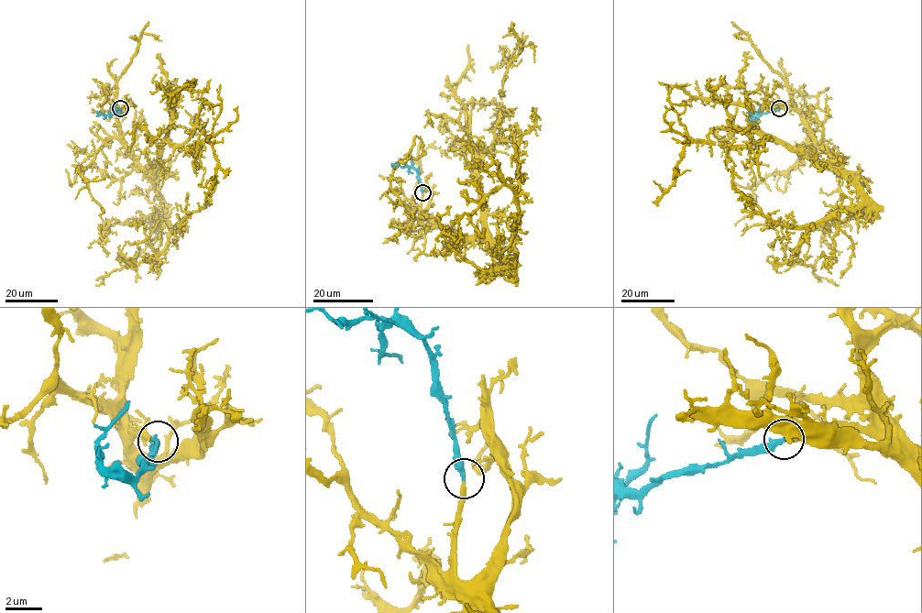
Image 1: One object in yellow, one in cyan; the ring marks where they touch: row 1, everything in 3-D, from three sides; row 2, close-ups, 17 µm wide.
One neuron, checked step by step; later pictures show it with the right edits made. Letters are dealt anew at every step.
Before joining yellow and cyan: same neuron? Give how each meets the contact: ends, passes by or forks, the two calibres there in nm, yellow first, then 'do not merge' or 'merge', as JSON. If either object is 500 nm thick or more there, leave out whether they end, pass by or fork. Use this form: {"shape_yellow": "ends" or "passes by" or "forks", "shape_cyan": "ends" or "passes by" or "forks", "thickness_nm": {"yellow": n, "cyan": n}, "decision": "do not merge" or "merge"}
{"shape_yellow": "ends", "shape_cyan": "ends", "thickness_nm": {"yellow": 280, "cyan": 320}, "decision": "merge"}

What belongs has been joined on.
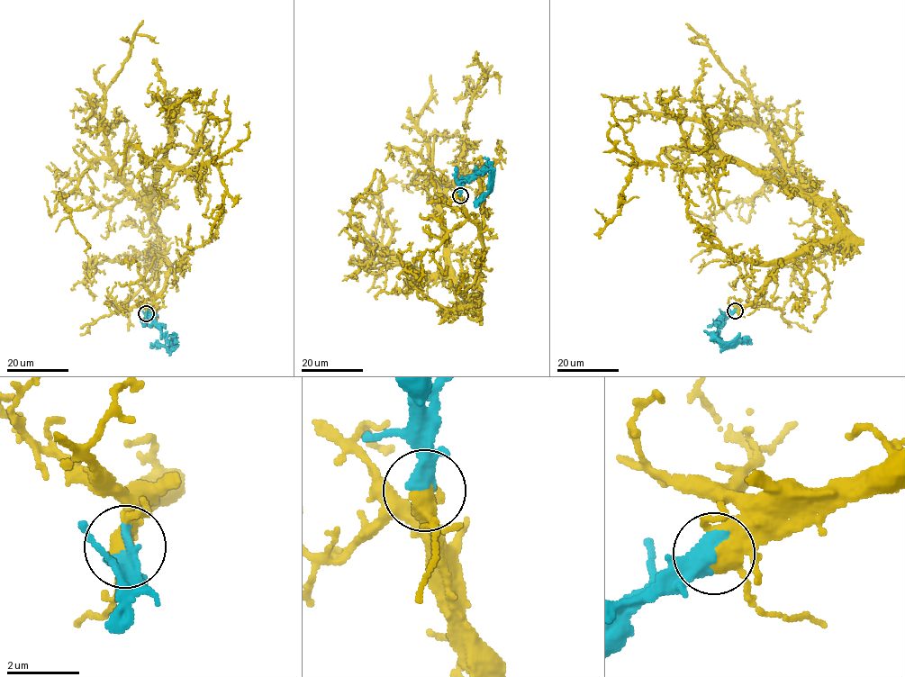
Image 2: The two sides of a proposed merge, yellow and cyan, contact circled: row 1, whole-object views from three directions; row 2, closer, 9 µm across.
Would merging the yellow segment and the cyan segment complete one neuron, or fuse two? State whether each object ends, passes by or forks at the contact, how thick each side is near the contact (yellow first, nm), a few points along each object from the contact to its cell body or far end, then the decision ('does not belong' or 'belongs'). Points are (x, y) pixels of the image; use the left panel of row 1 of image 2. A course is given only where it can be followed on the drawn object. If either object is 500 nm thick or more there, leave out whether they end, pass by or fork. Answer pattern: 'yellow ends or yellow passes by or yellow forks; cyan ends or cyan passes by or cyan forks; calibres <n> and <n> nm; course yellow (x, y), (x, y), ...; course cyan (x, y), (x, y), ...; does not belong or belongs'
calibres 400 and 500 nm; course yellow (146, 312), (168, 272), (149, 212), (158, 169), (214, 164), (226, 189), (212, 218), (220, 204); course cyan (146, 312), (172, 344), (168, 348), (158, 345), (149, 347); belongs

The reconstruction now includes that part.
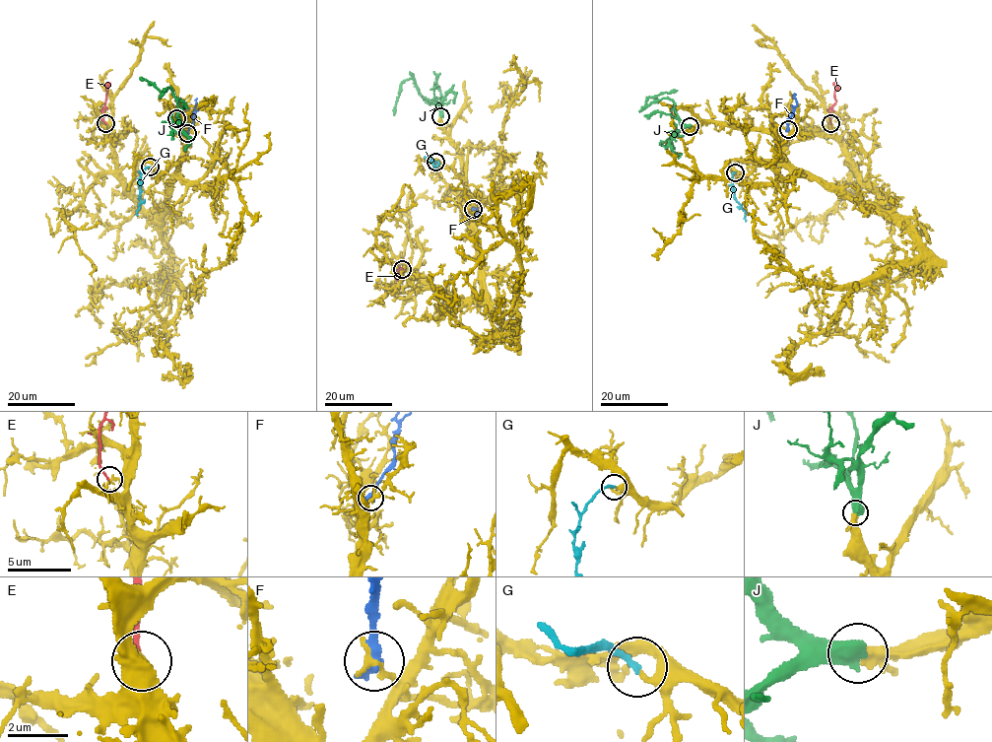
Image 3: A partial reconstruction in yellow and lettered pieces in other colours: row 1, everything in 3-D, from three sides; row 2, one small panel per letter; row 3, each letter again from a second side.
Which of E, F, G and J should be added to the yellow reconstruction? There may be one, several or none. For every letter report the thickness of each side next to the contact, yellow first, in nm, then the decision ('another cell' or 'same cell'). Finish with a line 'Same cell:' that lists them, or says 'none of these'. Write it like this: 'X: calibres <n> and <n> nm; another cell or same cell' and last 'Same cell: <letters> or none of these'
E: calibres 240 and 180 nm; another cell
F: calibres 260 and 500 nm; another cell
G: calibres 240 and 190 nm; same cell
J: calibres 280 and 650 nm; same cell
Same cell: G, J

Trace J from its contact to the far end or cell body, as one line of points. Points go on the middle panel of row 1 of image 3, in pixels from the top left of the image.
J: (440, 116), (437, 105), (425, 100), (412, 79), (401, 84), (393, 114)

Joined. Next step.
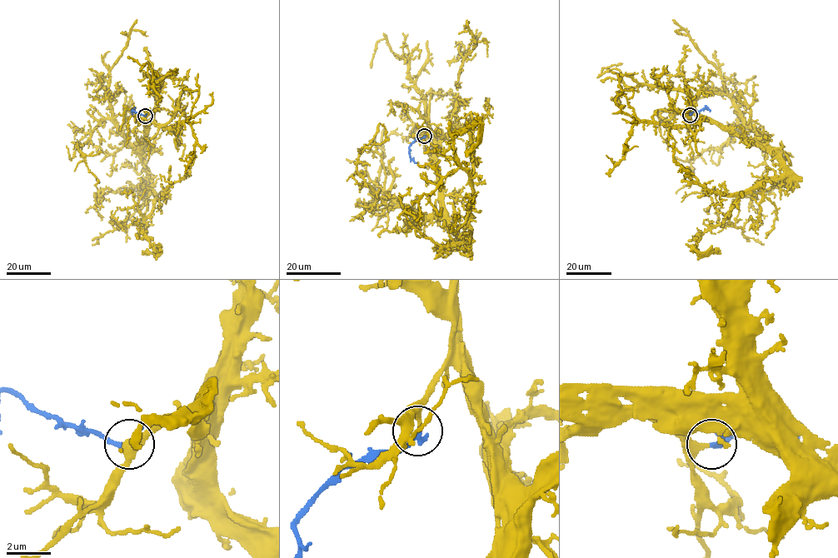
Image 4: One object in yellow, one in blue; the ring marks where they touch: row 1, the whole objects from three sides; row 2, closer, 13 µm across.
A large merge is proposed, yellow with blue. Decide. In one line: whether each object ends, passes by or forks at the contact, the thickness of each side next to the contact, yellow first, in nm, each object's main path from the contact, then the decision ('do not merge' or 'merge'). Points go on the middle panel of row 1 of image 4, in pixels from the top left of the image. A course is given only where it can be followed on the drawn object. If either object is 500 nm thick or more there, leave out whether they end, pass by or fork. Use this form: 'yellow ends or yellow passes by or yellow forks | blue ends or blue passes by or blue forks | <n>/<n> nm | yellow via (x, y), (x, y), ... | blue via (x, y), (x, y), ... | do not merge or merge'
yellow passes by | blue passes by | 280/190 nm | yellow via (424, 136), (428, 128), (433, 139), (441, 220), (466, 240), (473, 191), (452, 145), (478, 125), (466, 156) | blue via (424, 136), (409, 146), (411, 158), (416, 162) | merge

